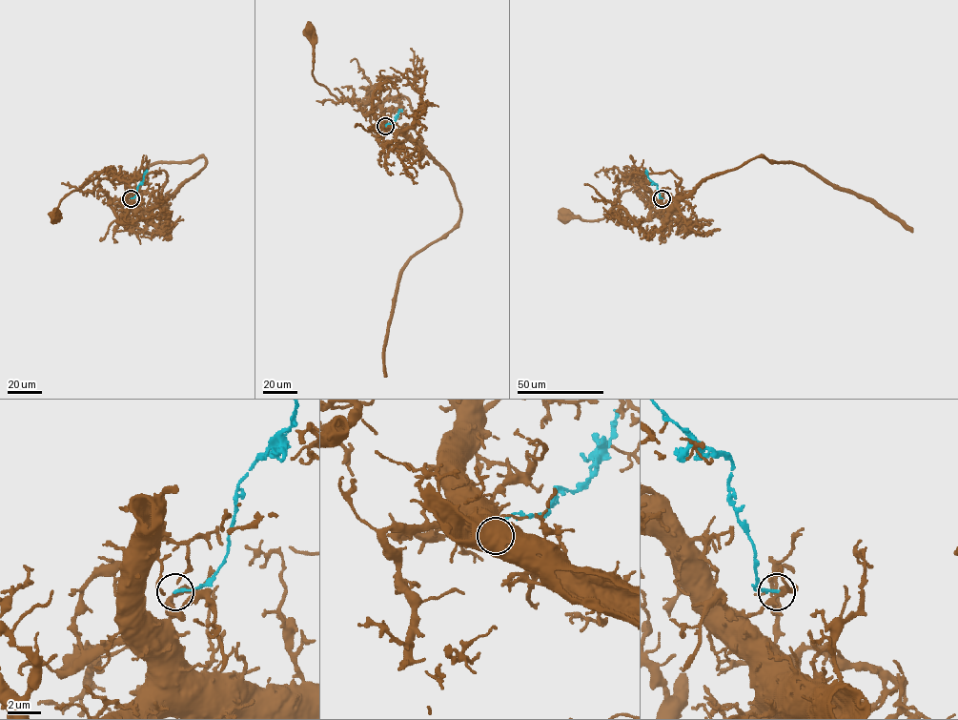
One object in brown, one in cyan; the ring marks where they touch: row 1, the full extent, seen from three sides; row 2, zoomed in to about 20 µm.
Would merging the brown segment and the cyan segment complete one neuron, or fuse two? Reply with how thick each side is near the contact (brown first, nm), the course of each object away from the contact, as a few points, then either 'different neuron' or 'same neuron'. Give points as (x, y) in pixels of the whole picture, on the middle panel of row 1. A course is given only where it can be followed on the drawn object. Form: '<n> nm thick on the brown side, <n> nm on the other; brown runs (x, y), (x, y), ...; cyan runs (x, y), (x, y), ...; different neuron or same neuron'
260 nm thick on the brown side, 200 nm on the other; brown runs (385, 126), (380, 102), (358, 105), (350, 99), (340, 101), (315, 80), (309, 30); cyan runs (385, 126), (402, 110); different neuron

